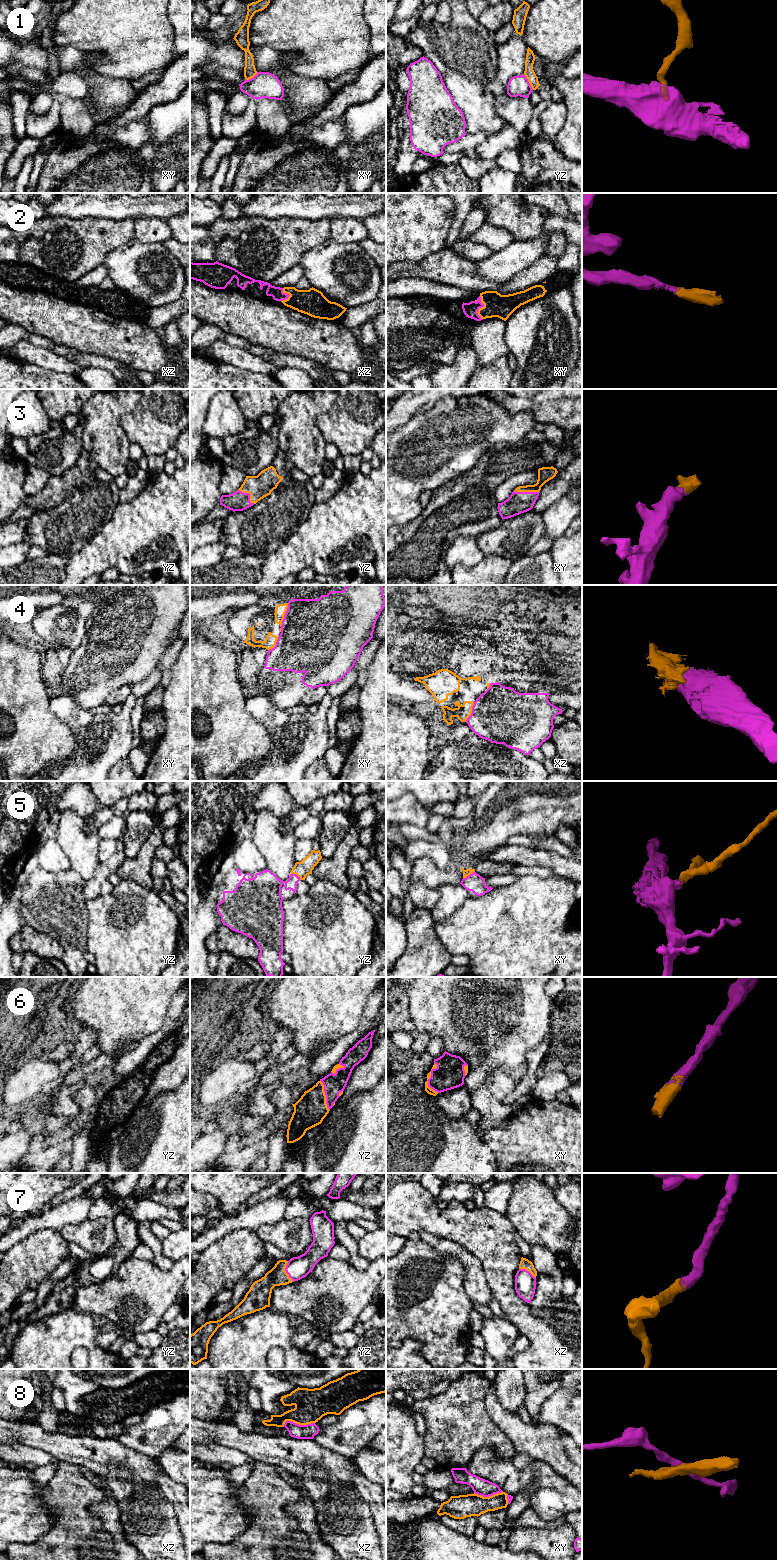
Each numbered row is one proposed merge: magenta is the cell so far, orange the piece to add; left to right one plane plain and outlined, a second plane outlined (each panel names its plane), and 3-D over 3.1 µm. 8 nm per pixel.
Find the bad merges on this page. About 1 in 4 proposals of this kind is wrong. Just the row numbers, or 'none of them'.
1, 4, 8

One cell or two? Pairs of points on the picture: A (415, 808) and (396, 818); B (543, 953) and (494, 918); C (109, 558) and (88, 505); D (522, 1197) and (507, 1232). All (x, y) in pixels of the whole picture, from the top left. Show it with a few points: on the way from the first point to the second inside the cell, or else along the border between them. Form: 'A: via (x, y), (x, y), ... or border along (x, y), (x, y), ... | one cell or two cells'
A: via (410, 813), (406, 817), (401, 817) | one cell
B: via (531, 948), (526, 948), (506, 930) | one cell
C: border along (112, 511), (110, 519), (82, 547) | two cells
D: border along (504, 1214), (515, 1229) | two cells

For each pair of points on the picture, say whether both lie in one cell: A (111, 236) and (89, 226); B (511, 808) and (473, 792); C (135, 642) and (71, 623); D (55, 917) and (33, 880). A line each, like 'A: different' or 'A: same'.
A: same
B: different
C: different
D: same

